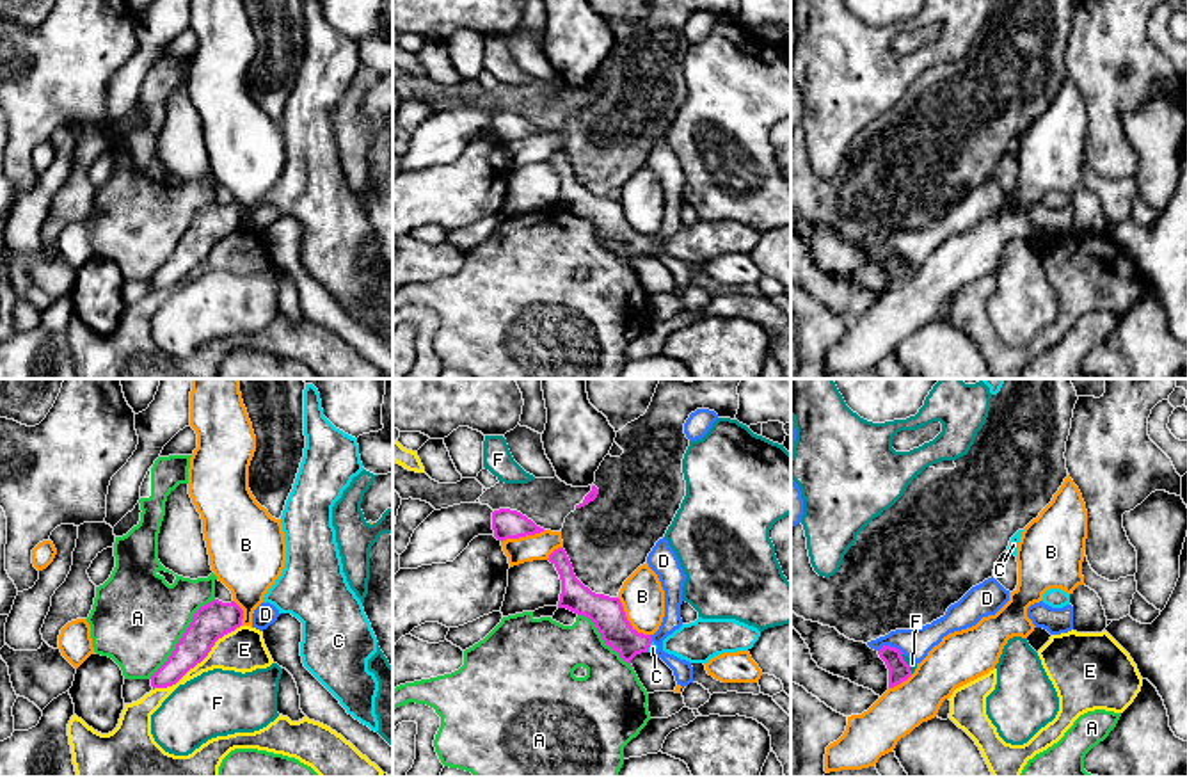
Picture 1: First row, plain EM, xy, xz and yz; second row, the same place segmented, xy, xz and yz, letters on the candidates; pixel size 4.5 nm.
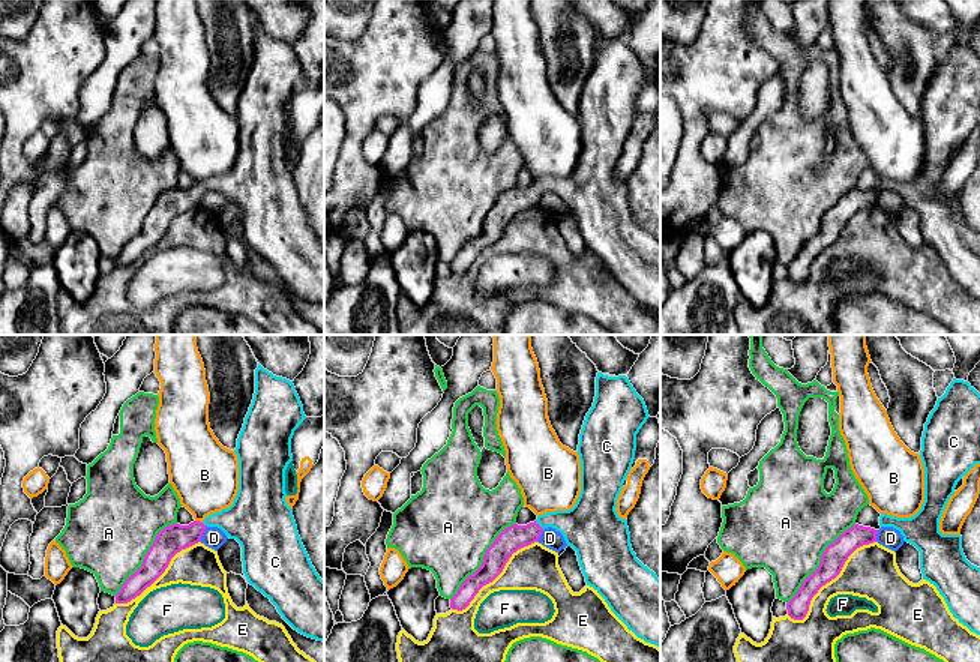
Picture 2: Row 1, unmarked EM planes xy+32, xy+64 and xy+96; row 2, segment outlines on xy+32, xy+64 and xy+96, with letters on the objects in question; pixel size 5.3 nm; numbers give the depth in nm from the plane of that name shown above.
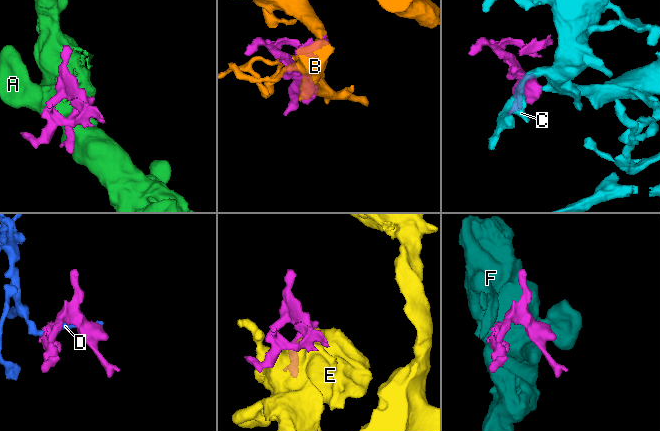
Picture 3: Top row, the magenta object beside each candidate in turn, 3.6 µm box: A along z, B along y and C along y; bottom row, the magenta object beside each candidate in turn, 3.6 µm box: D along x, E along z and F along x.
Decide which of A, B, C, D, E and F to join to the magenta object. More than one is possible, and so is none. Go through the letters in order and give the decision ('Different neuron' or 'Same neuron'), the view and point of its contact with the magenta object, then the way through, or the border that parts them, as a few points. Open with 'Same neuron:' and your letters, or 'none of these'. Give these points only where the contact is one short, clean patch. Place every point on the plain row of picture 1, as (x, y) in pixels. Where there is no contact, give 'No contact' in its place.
Same neuron: C
A: Different neuron. Touches magenta at xy (182, 239)
B: Different neuron. Touches magenta at xz (628, 223)
C: Same neuron. Touches magenta at xz (649, 248). Path across: xz (608, 217), (635, 244), (649, 248), (653, 249)
D: Different neuron. Touches magenta at yz (889, 248)
E: Different neuron. Touches magenta at xy (198, 264)
F: Different neuron. Touches magenta at yz (907, 265). Boundary: yz (901, 255), (912, 274)

